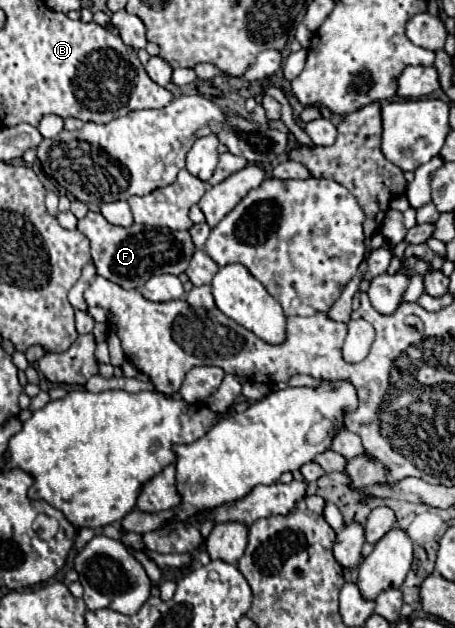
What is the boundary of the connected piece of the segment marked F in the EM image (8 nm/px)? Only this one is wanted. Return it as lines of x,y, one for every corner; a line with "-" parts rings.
87,212
87,216
79,220
77,228
91,240
91,256
97,266
97,274
127,290
141,288
155,274
179,276
181,272
185,272
191,260
191,252
195,252
193,240
187,232
173,232
169,228
143,224
121,228
109,224
99,212

